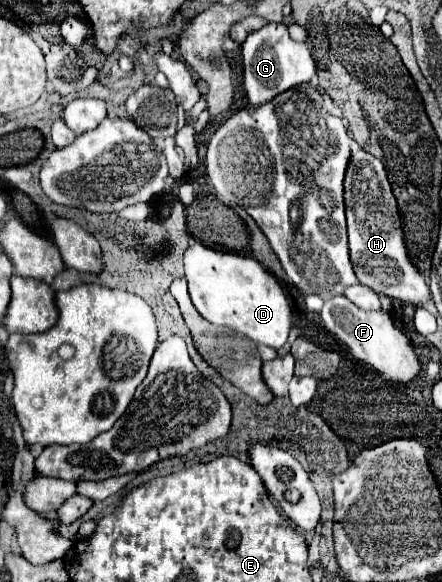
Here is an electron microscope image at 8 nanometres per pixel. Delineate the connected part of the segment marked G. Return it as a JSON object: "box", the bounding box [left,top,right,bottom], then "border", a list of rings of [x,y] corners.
{"box":[242,23,316,107],"border":[[[270,23],[250,33],[242,45],[242,62],[244,68],[242,85],[248,103],[254,107],[274,101],[280,93],[288,89],[310,83],[316,75],[316,65],[310,55],[310,49],[304,43],[292,41],[288,37],[288,27],[284,23]]]}

